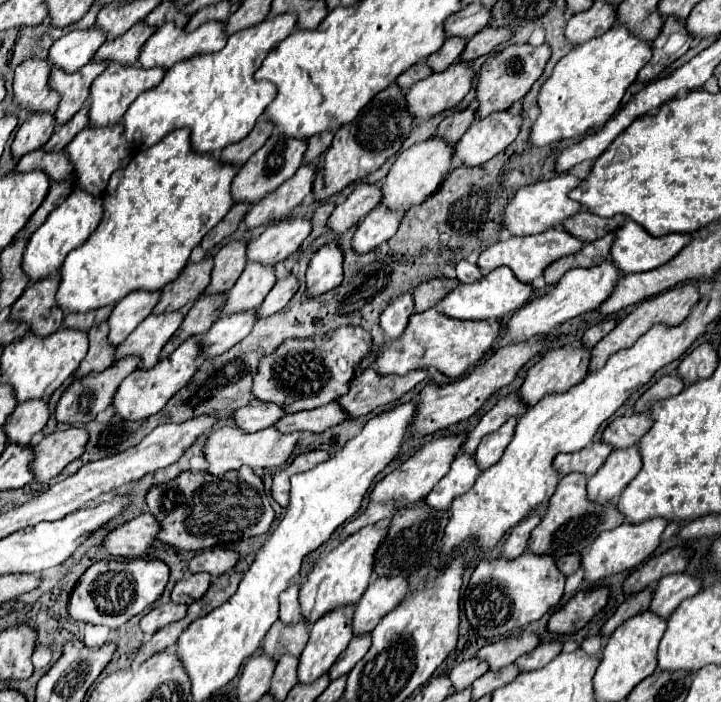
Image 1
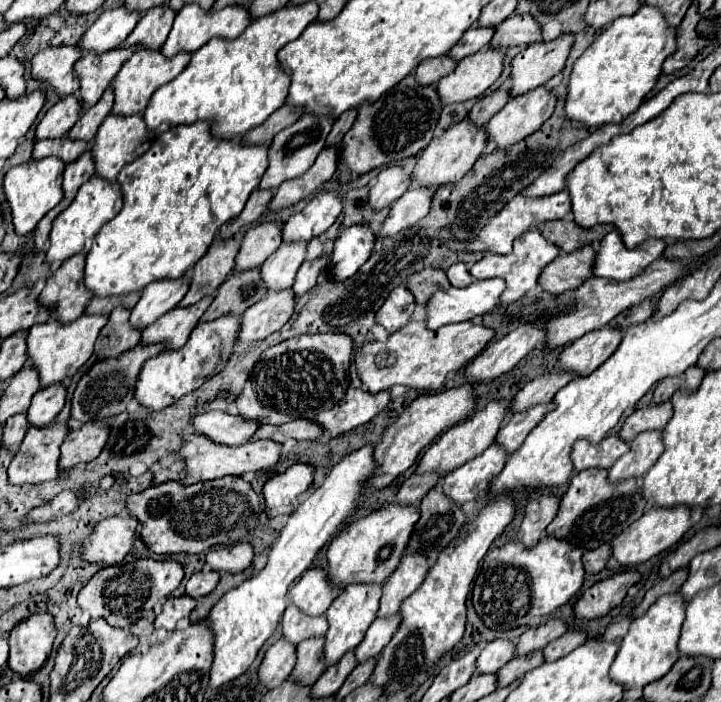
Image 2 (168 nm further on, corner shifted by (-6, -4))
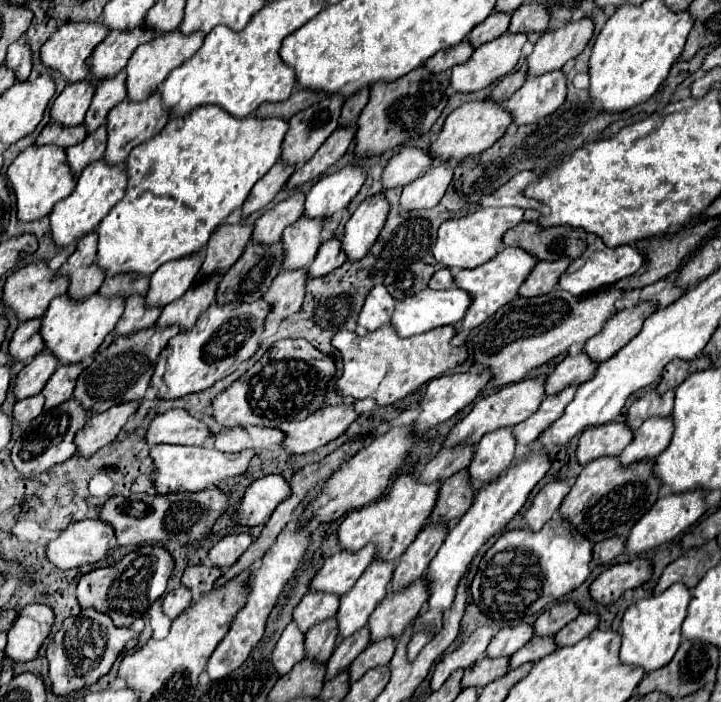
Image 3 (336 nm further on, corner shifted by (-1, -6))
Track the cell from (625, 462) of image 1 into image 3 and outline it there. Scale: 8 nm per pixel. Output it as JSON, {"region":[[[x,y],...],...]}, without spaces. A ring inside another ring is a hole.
{"region":[[[649,418],[633,434],[633,442],[619,456],[621,466],[629,466],[637,460],[659,456],[669,446],[673,424],[671,418]]]}

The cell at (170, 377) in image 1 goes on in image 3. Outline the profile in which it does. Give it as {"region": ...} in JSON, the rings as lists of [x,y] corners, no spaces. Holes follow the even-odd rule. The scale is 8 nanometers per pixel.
{"region":[[[263,300],[251,304],[211,304],[197,320],[191,332],[177,334],[169,340],[165,350],[157,358],[155,372],[151,376],[151,386],[157,388],[157,398],[175,400],[187,394],[195,394],[211,388],[217,380],[231,374],[243,360],[251,358],[259,348],[259,338],[263,334],[263,320],[269,306]]]}

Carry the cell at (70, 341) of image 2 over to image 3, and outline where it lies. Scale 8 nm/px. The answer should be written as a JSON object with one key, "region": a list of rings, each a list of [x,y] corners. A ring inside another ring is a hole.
{"region":[[[63,294],[49,304],[45,316],[41,318],[39,332],[45,340],[45,348],[59,360],[59,364],[79,364],[101,346],[103,338],[115,328],[121,314],[121,298],[103,298],[99,294],[93,294],[85,300],[71,300],[67,294]]]}

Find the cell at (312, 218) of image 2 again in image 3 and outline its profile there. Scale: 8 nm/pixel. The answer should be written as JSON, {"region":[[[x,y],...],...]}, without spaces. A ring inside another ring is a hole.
{"region":[[[345,166],[313,184],[305,200],[305,218],[327,220],[335,212],[347,208],[351,198],[365,182],[365,172],[359,166]]]}

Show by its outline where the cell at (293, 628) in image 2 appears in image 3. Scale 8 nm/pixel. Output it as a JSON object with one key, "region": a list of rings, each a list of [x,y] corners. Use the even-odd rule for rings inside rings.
{"region":[[[323,592],[305,594],[297,604],[297,610],[293,610],[293,622],[299,624],[301,632],[307,632],[313,624],[333,618],[337,614],[337,608],[339,608],[339,596]]]}

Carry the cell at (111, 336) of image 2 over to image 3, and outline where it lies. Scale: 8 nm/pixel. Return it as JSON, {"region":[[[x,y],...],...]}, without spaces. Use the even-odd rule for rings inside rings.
{"region":[[[131,296],[125,300],[125,312],[115,326],[115,334],[125,336],[151,328],[159,318],[159,314],[161,314],[159,308],[145,308],[143,296]]]}

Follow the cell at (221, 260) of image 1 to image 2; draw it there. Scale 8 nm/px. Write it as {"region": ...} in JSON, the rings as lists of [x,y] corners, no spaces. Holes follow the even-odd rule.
{"region":[[[264,222],[250,228],[244,234],[242,248],[236,256],[234,272],[244,272],[248,268],[260,266],[278,246],[282,244],[282,222]]]}

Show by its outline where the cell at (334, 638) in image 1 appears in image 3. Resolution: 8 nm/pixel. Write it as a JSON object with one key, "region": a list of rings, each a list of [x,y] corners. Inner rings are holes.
{"region":[[[381,560],[371,562],[369,568],[355,582],[355,586],[341,596],[337,612],[339,642],[349,638],[353,632],[357,632],[361,626],[367,624],[369,616],[387,594],[393,568],[395,568],[393,562],[381,562]]]}

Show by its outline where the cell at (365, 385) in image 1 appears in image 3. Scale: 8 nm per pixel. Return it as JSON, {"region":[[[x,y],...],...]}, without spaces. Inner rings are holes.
{"region":[[[323,406],[317,412],[309,414],[305,420],[281,424],[279,428],[285,432],[283,446],[289,448],[293,454],[311,452],[341,436],[357,418],[359,414],[353,406]]]}

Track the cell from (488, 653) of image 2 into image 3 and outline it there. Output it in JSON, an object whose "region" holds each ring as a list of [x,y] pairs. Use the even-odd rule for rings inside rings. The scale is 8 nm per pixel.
{"region":[[[519,624],[519,626],[513,626],[513,628],[501,628],[493,636],[493,640],[489,642],[485,656],[493,656],[493,658],[505,656],[505,658],[509,658],[521,646],[525,646],[531,638],[533,638],[533,628],[529,624]]]}

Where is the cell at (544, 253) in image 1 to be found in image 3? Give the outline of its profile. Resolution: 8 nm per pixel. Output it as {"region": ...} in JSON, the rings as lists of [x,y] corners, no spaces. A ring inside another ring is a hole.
{"region":[[[505,246],[503,252],[499,252],[493,260],[473,268],[473,270],[459,270],[455,276],[455,284],[457,288],[467,290],[473,296],[473,304],[469,306],[463,324],[457,332],[469,332],[473,328],[477,328],[479,324],[483,324],[489,316],[493,316],[499,306],[505,306],[507,302],[511,302],[517,296],[517,290],[521,288],[521,284],[527,280],[527,276],[531,274],[531,270],[535,268],[537,260],[531,252],[525,252],[523,248],[513,248],[513,246]]]}

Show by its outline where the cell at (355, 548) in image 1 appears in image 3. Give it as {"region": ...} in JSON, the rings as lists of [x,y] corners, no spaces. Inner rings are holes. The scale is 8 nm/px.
{"region":[[[413,474],[399,476],[385,498],[379,498],[377,502],[353,510],[345,516],[345,520],[337,530],[339,546],[347,552],[359,552],[361,548],[373,542],[377,560],[385,560],[385,562],[397,560],[407,550],[407,546],[415,540],[419,530],[425,526],[429,510],[433,510],[433,504],[437,500],[437,488],[439,484],[417,482]]]}

